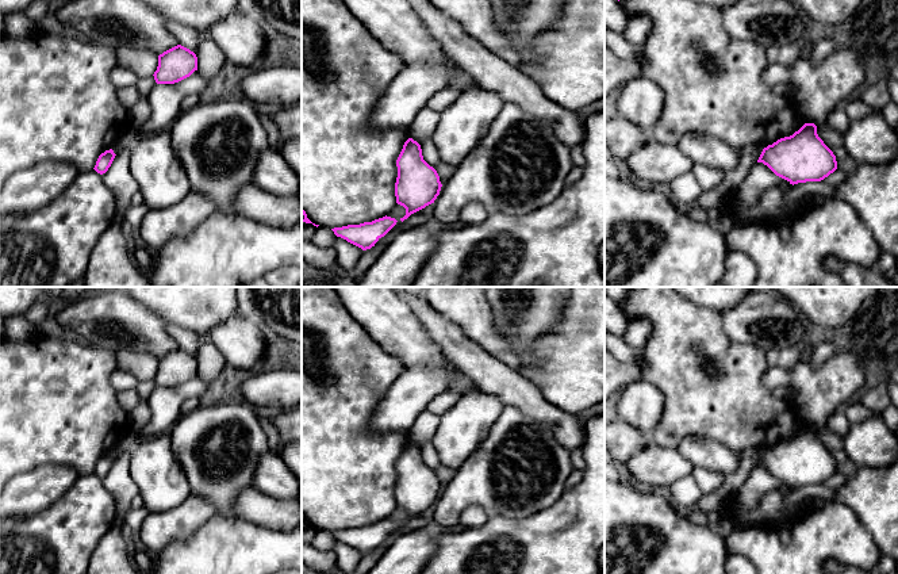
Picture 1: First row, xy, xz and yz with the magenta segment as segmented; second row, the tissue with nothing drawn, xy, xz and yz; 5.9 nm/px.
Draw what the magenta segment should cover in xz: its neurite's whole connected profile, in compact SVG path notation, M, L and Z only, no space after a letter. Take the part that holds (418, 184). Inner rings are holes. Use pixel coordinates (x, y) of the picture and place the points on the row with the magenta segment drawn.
M408 138L396 160L398 177L395 183L396 203L406 208L403 222L411 214L434 203L441 191L437 171L422 156L421 145Z

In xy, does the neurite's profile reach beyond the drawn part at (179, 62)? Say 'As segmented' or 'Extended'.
As segmented

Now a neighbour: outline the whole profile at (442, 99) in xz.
M446 87L433 95L429 100L426 107L442 112L445 111L456 99L461 95L461 92L454 87Z

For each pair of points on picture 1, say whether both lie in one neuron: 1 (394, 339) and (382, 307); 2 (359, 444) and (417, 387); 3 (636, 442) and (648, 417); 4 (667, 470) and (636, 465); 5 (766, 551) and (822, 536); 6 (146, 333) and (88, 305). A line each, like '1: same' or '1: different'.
1: same
2: different
3: different
4: same
5: same
6: same

